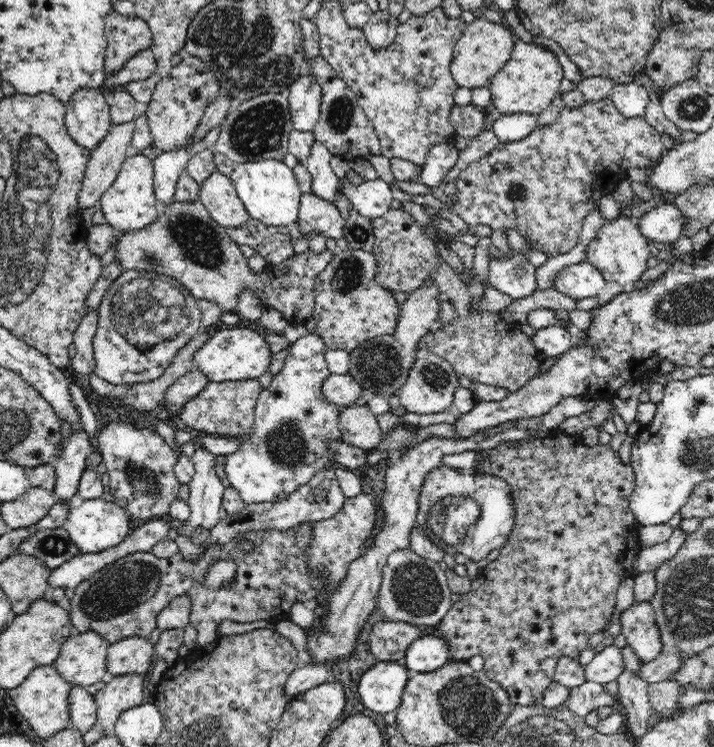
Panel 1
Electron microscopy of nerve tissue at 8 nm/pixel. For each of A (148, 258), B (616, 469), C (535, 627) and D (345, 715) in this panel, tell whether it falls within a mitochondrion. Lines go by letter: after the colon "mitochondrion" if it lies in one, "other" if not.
A: mitochondrion
B: other
C: other
D: other

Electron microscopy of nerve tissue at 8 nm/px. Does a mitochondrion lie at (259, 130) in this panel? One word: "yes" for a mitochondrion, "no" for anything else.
yes

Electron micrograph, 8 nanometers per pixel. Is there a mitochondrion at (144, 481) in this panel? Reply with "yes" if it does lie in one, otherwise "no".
yes

